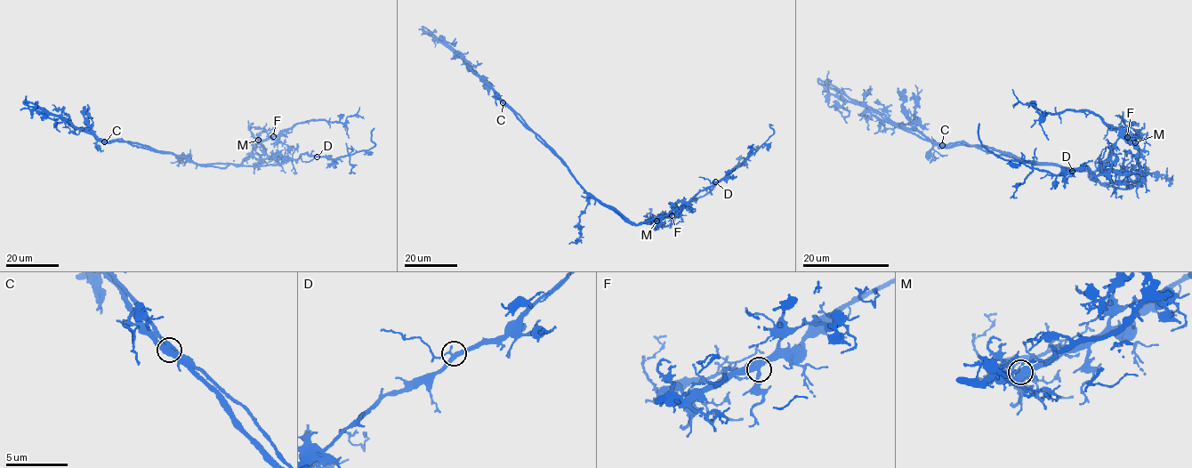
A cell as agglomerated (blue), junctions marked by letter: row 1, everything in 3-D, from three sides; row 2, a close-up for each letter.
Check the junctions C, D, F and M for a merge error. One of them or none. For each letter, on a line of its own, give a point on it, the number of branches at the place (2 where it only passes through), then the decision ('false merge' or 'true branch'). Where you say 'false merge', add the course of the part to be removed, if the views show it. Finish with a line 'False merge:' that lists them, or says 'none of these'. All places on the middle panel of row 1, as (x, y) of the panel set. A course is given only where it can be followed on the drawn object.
C: (503, 102) | 3 | false merge | (503, 102), (567, 167), (584, 192), (635, 224), (656, 222), (679, 212), (762, 146)
D: (715, 181) | 3 | true branch
F: (672, 215) | 3 | true branch
M: (656, 221) | 4 | true branch
False merge: C

